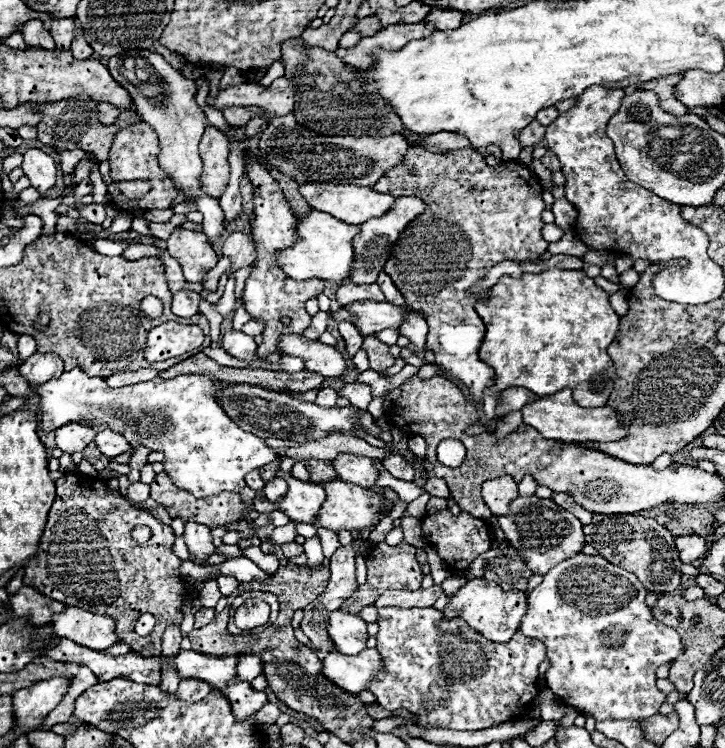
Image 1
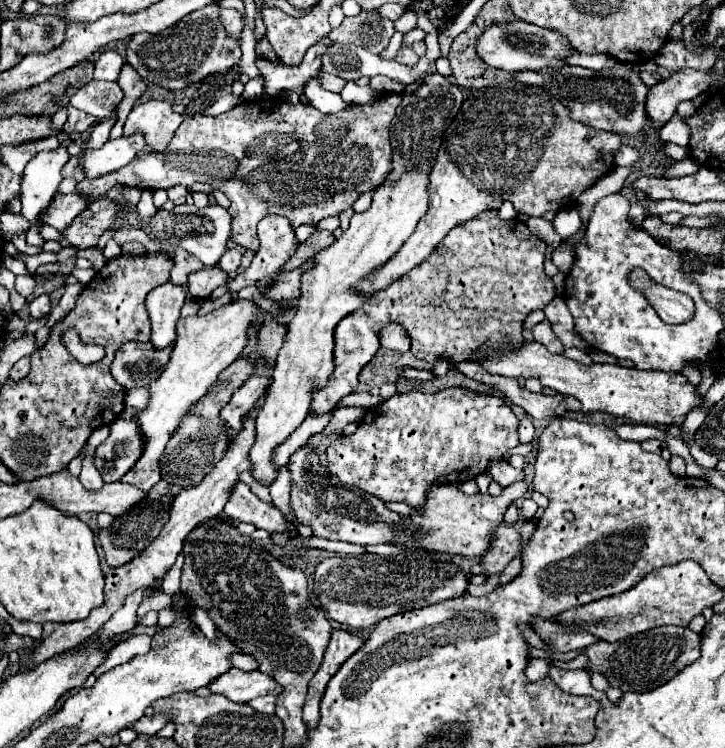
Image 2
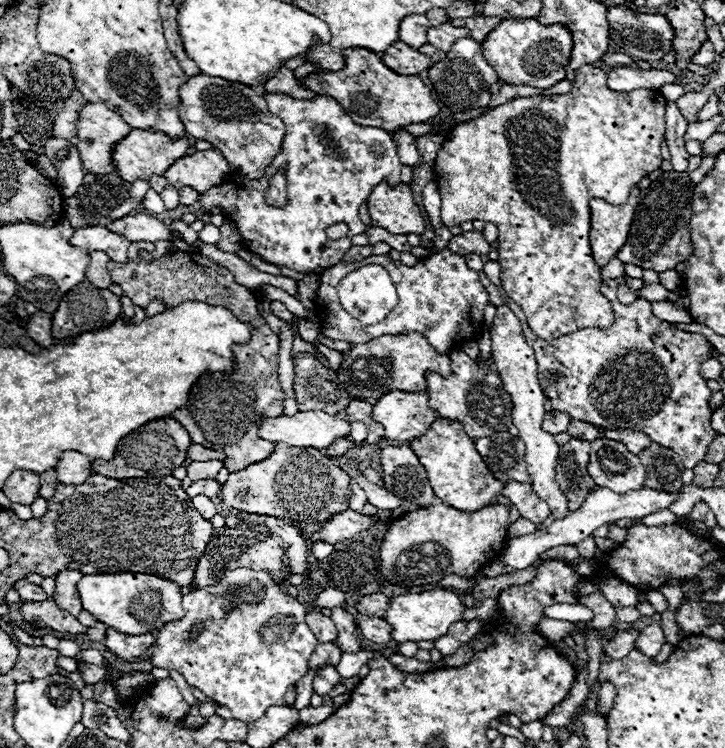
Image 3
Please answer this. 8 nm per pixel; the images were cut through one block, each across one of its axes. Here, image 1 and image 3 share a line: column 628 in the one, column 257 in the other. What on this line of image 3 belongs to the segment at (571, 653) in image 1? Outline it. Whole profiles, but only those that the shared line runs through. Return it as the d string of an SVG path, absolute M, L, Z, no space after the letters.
M248 568L224 572L216 586L204 590L190 590L182 598L184 618L174 620L158 630L152 646L152 666L178 670L186 682L218 704L226 706L236 720L246 724L264 716L270 706L284 706L284 694L290 684L300 680L308 672L308 660L318 646L304 616L304 606L288 598L284 588L272 580L268 572L256 572Z

